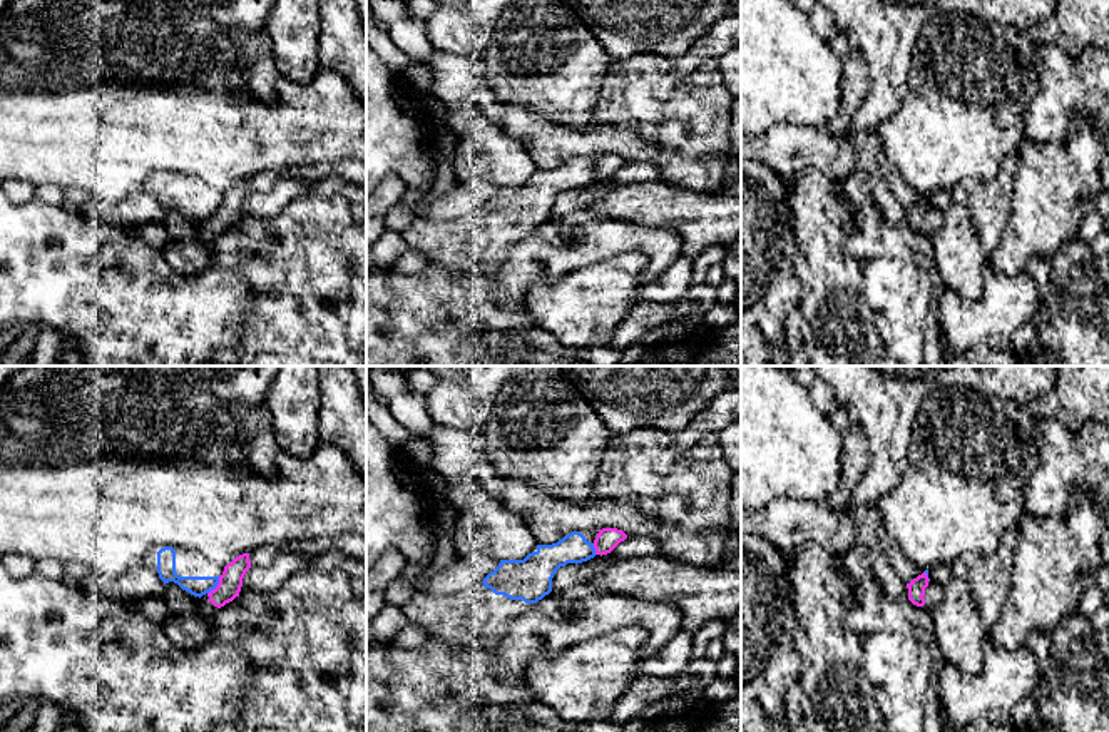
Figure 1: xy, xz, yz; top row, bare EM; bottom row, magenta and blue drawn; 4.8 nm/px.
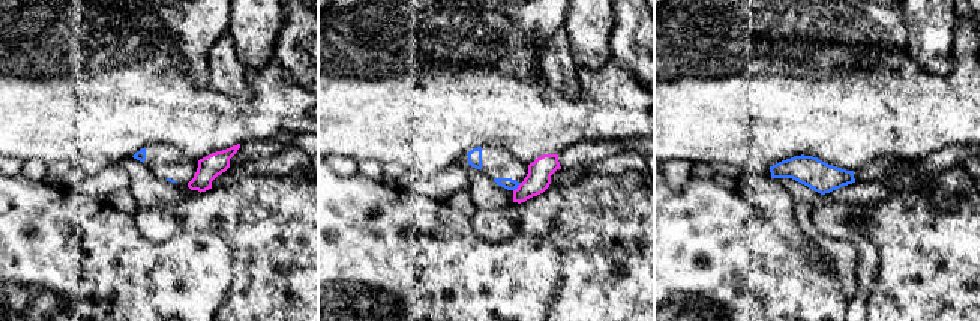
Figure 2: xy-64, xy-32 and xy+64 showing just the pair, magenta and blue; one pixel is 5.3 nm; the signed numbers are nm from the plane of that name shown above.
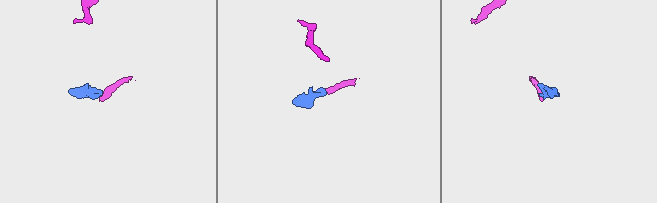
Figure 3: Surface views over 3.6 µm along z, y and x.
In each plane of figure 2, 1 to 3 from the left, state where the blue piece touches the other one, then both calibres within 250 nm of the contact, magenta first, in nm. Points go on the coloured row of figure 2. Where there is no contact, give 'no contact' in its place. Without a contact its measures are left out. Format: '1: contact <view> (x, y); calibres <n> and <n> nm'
1: no contact
2: contact xy-32 (518, 188); calibres 140 and 60 nm
3: no contact

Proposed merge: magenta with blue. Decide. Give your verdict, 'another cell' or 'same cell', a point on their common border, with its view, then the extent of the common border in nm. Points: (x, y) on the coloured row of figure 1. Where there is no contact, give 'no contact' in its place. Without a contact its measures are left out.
another cell | xy (218, 585) | 110 nm

